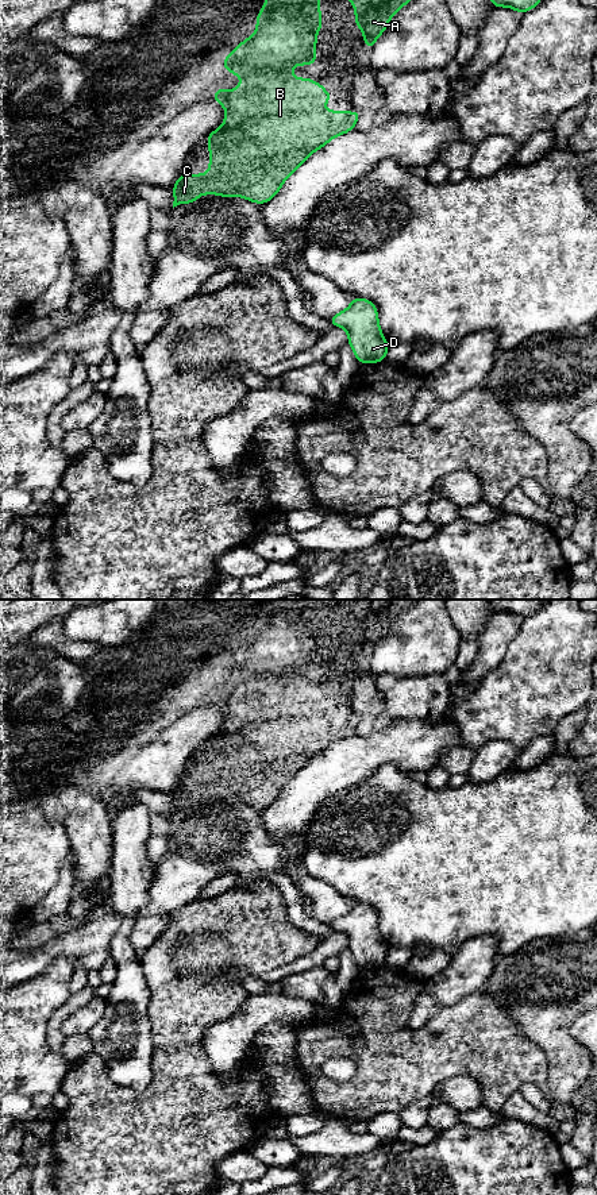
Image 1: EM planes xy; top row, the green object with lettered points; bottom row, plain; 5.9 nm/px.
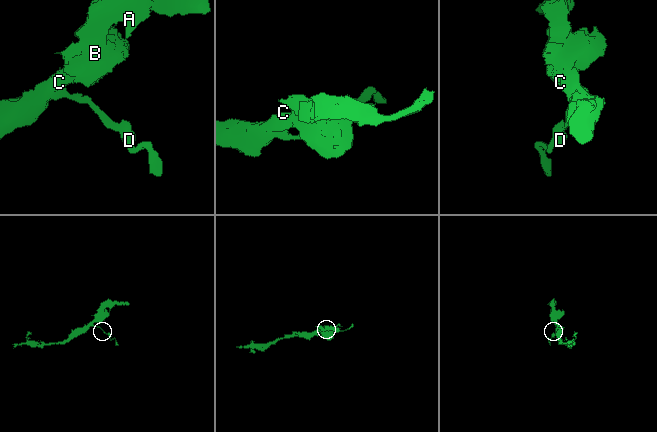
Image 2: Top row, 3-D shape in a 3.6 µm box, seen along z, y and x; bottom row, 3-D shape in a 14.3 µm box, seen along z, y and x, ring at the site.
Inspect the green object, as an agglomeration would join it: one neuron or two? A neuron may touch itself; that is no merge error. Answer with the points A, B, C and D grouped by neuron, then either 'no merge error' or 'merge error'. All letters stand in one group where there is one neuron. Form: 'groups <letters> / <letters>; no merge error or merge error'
groups A B C D; no merge error

